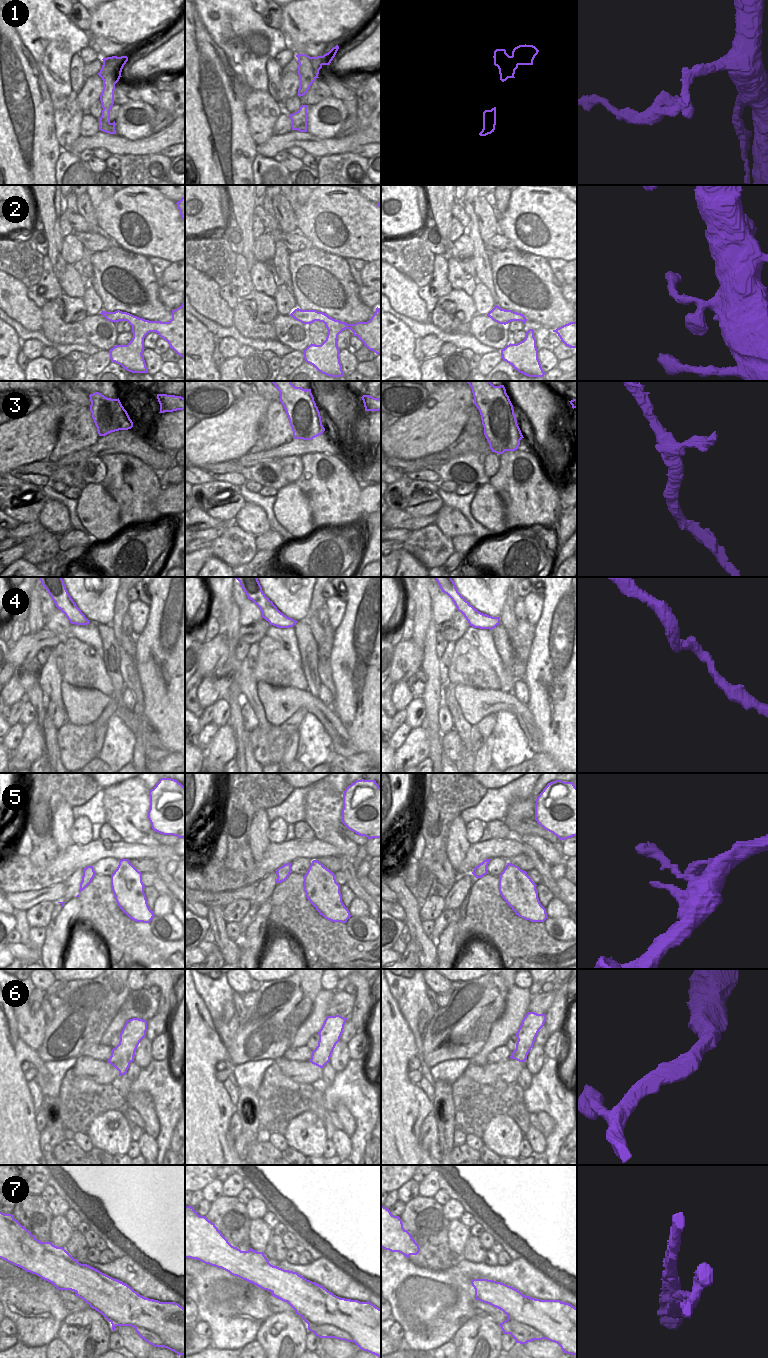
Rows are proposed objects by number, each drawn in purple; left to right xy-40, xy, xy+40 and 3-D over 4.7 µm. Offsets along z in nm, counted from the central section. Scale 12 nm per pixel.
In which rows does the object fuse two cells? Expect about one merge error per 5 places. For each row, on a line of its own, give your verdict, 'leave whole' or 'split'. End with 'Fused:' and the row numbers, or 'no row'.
1: split
2: leave whole
3: leave whole
4: leave whole
5: leave whole
6: leave whole
7: split
Fused: 1, 7

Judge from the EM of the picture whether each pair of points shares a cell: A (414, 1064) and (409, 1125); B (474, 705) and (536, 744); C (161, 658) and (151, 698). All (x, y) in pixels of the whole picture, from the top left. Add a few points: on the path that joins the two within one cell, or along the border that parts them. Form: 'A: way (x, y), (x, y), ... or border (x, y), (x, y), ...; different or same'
A: border (416, 1055), (408, 1061), (408, 1069); different
B: way (493, 705), (511, 705), (526, 720), (528, 725); same
C: way (155, 667), (155, 688); same

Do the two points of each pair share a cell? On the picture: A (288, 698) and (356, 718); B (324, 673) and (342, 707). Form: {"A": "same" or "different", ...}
{"A": "different", "B": "different"}

